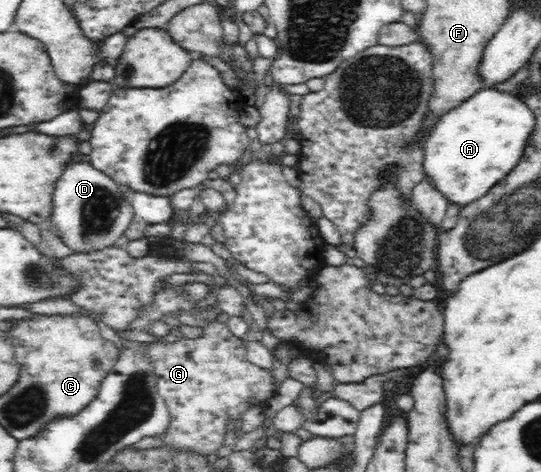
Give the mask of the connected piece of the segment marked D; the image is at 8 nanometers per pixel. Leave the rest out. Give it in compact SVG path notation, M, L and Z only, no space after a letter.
M70 162L55 183L54 210L48 217L76 253L103 250L127 230L134 209L123 202L119 185L90 162Z

